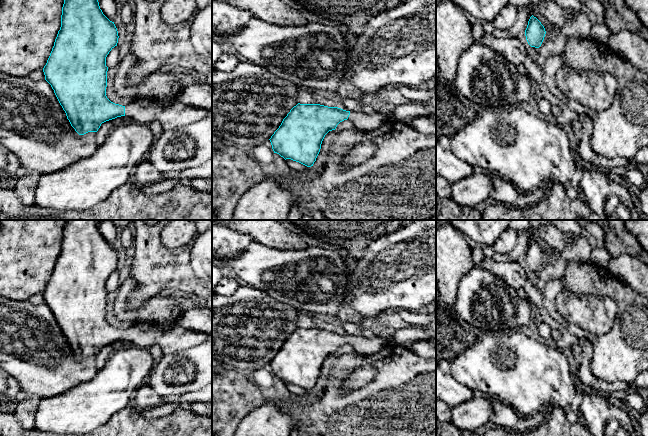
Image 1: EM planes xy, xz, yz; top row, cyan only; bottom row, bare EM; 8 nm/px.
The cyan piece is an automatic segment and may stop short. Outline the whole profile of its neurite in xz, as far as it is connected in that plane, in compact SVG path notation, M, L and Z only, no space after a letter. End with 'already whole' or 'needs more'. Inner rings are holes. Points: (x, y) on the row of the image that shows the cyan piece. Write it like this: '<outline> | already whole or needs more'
M298 103L269 140L274 153L285 160L291 159L311 167L320 152L325 135L335 130L344 120L352 121L358 130L373 131L386 121L399 121L410 125L415 118L425 118L432 114L436 114L436 106L412 103L396 104L389 115L379 112L365 114L320 104Z | needs more

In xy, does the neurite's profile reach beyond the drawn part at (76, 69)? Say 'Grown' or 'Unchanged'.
Grown

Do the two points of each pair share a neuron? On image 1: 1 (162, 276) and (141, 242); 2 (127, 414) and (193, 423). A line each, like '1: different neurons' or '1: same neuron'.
1: same neuron
2: same neuron

